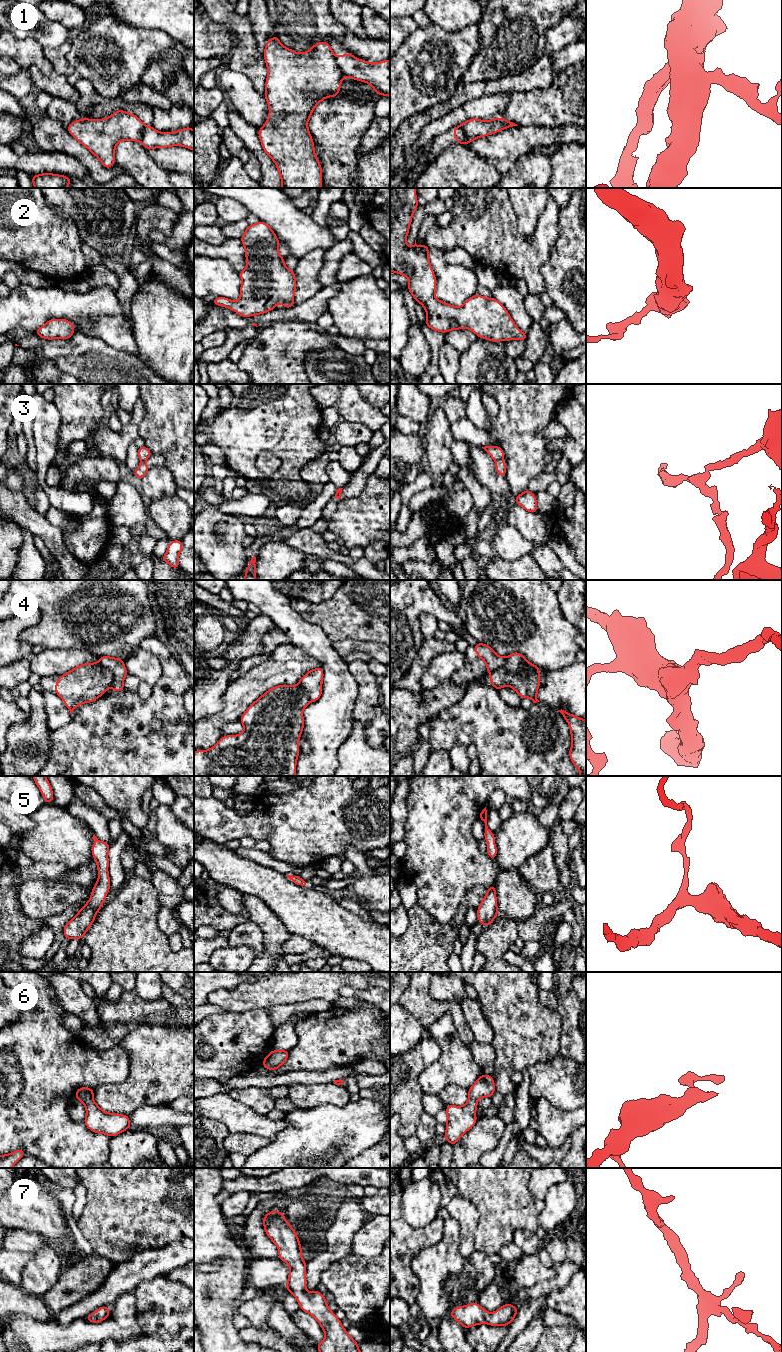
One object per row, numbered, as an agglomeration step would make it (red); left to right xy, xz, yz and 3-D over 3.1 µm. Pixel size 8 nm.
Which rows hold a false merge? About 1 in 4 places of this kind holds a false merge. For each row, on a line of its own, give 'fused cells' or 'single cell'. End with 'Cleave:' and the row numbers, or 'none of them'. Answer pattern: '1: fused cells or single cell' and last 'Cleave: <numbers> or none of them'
1: fused cells
2: single cell
3: fused cells
4: fused cells
5: single cell
6: single cell
7: single cell
Cleave: 1, 3, 4

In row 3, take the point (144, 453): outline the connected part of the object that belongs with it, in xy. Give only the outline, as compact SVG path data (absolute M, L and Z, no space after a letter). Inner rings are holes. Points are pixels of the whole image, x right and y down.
M144 445L138 448L138 457L140 461L145 461L152 455L152 452Z

